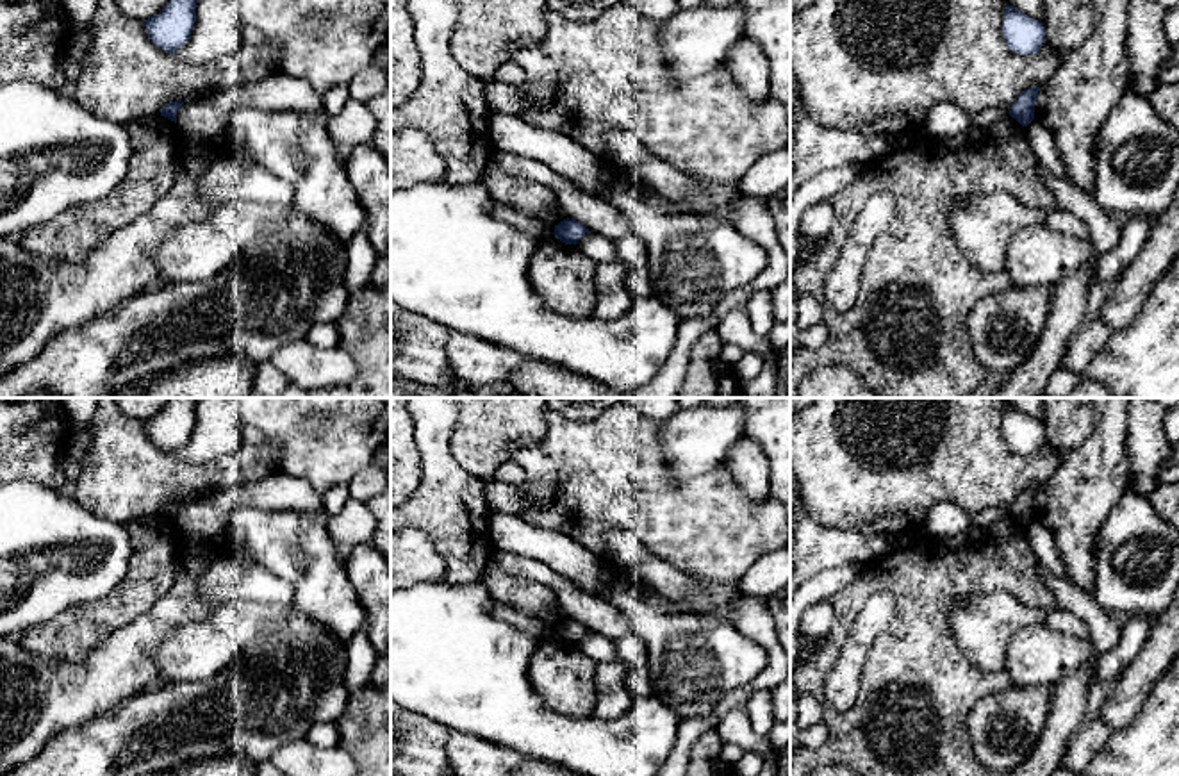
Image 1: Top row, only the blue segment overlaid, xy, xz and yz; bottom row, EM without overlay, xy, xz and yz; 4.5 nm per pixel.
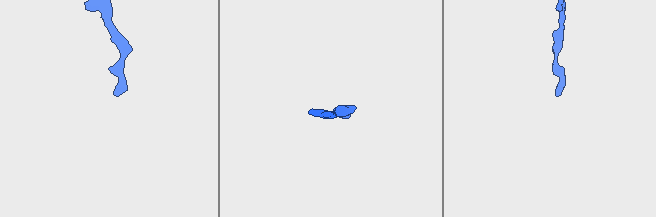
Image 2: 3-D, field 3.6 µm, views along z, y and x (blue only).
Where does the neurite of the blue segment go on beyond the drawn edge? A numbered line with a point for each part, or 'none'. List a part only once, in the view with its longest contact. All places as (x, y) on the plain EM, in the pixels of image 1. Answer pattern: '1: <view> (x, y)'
none

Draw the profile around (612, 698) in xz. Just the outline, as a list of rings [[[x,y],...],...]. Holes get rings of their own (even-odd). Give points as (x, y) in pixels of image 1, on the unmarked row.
[[[622,660],[610,664],[598,664],[596,667],[596,689],[598,703],[594,717],[603,721],[614,721],[626,714],[633,698],[624,687],[624,674],[628,665]]]

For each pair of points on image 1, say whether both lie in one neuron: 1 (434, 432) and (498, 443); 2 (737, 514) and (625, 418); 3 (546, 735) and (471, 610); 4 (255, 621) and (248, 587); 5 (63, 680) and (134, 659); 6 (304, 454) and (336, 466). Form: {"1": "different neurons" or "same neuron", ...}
{"1": "different neurons", "2": "same neuron", "3": "same neuron", "4": "different neurons", "5": "same neuron", "6": "same neuron"}

